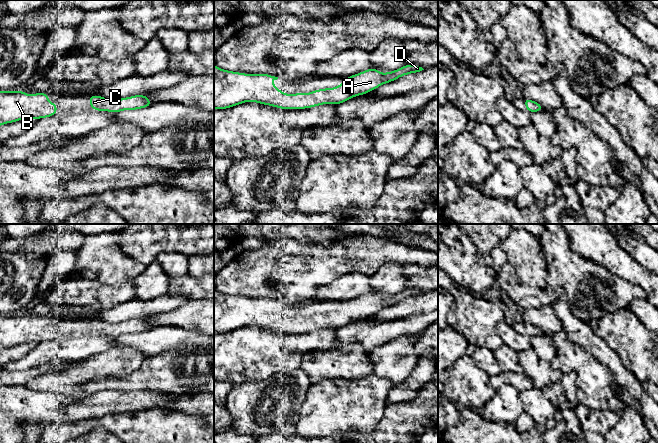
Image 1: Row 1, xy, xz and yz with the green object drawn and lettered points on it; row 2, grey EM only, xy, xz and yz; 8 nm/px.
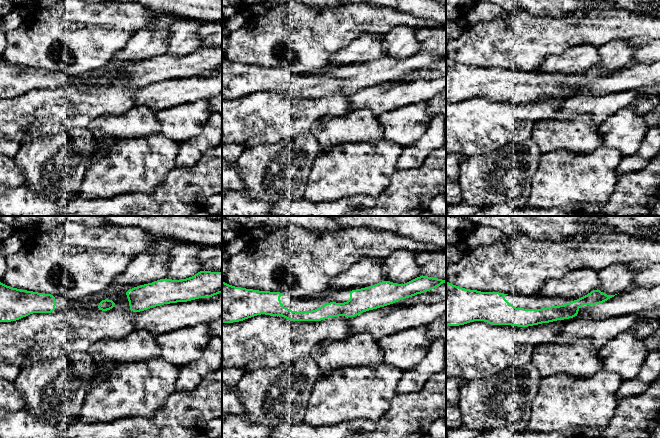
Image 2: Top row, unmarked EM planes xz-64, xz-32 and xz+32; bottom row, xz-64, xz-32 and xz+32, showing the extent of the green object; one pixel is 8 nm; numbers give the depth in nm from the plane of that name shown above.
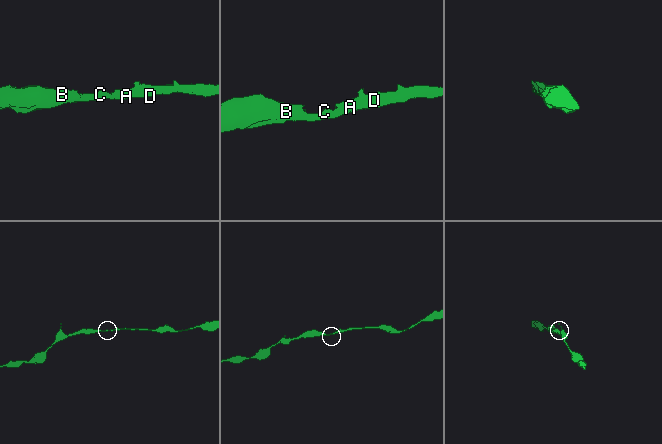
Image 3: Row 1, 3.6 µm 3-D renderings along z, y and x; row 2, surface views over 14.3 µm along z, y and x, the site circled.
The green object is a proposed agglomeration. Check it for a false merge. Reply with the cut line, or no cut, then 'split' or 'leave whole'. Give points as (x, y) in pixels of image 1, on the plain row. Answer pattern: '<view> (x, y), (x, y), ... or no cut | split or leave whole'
no cut | leave whole

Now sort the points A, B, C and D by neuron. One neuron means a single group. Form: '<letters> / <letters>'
A B C D

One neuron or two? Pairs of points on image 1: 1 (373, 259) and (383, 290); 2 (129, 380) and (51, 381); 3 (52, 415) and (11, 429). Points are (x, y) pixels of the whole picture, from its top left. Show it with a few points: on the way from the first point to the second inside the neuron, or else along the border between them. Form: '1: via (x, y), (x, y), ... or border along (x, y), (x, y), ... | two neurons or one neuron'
1: border along (399, 264), (388, 263), (370, 275) | two neurons
2: border along (138, 368), (122, 377) | two neurons
3: via (40, 415), (18, 415), (16, 417) | one neuron

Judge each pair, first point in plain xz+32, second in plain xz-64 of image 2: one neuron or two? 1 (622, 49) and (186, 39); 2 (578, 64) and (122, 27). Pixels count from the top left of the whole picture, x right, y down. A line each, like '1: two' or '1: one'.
1: one
2: two

